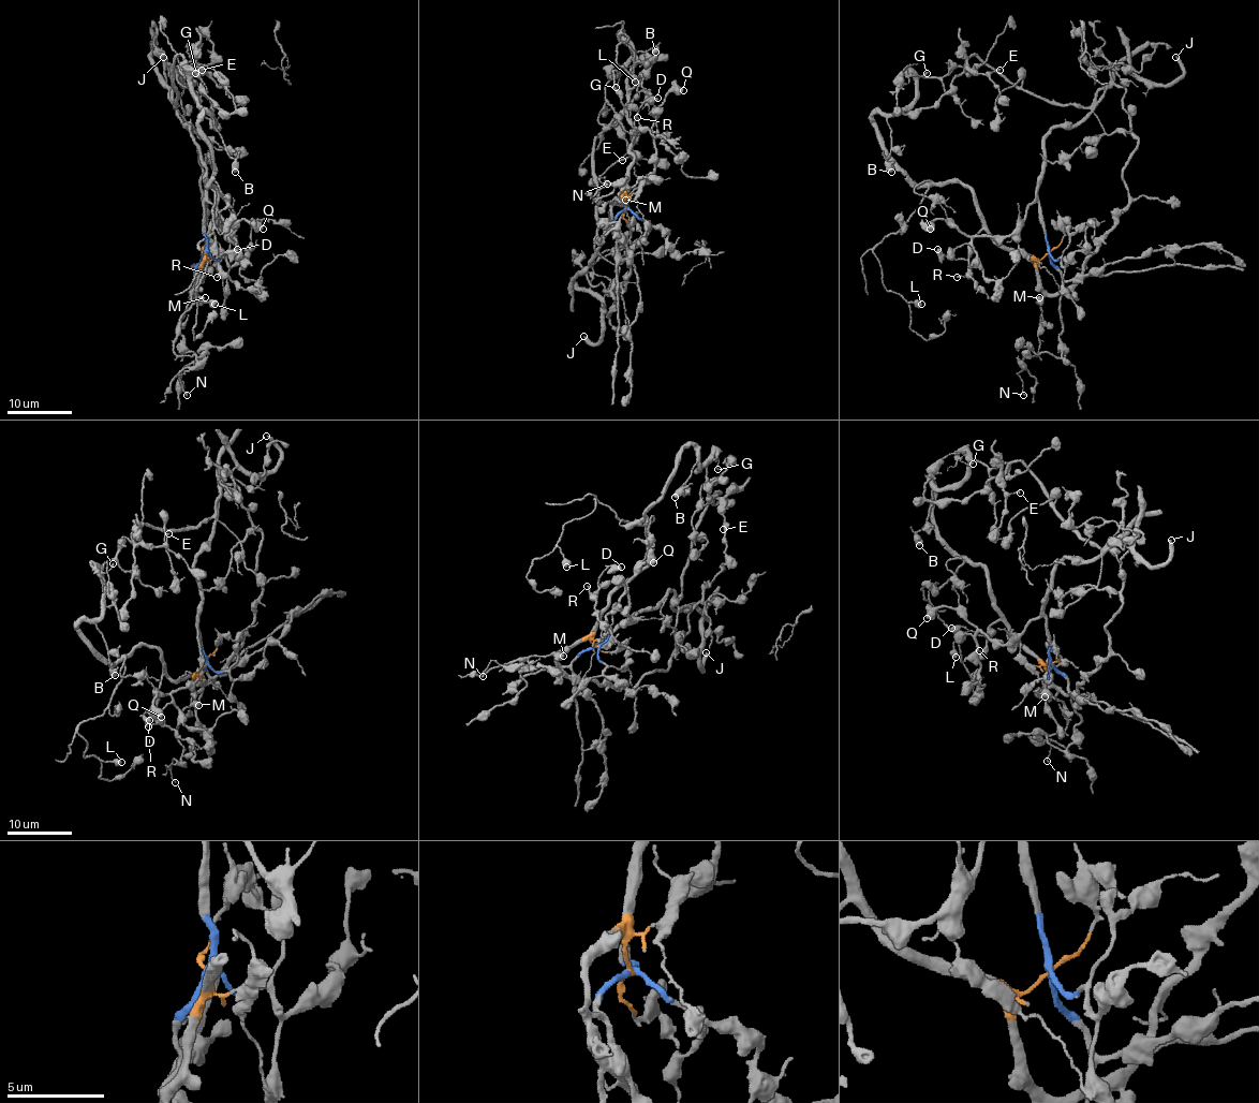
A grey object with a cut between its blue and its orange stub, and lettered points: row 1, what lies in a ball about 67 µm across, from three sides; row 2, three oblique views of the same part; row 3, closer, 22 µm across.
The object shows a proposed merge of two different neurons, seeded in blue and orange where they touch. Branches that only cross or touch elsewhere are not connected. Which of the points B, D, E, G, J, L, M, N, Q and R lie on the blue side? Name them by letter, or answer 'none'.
E, J, Q

